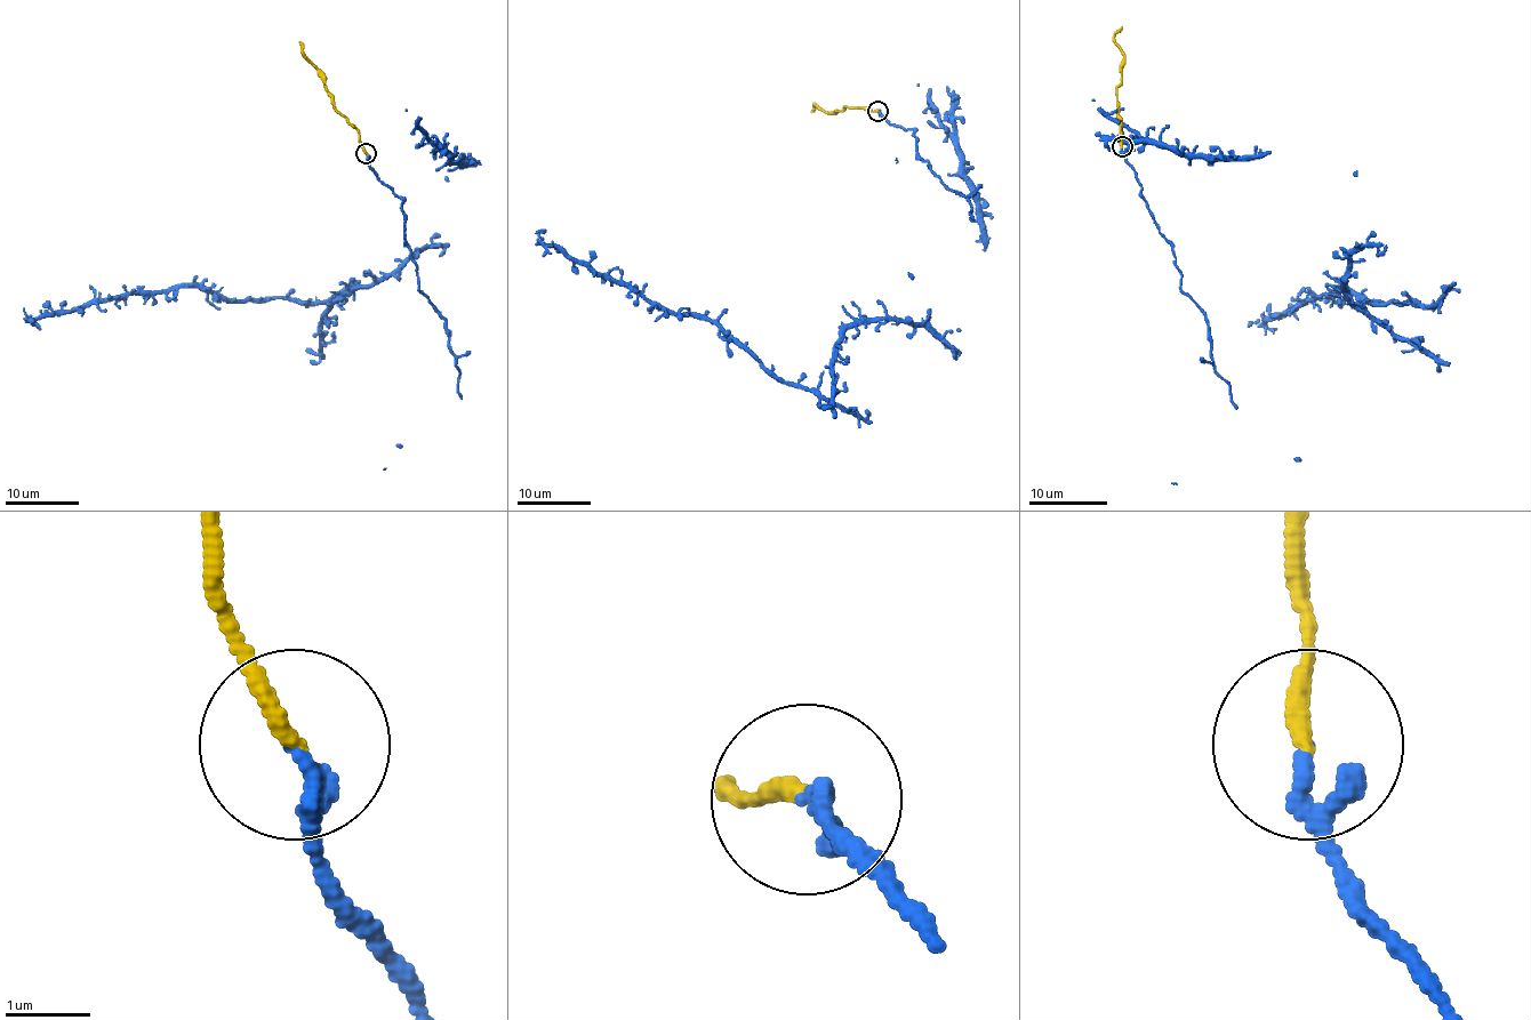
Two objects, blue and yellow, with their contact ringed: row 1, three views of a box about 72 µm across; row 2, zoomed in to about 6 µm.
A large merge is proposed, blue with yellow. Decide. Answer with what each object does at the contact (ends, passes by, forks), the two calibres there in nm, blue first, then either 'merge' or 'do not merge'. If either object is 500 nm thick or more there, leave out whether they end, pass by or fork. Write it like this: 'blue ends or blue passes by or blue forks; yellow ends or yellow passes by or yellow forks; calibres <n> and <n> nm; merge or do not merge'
blue passes by; yellow ends; calibres 140 and 200 nm; merge

